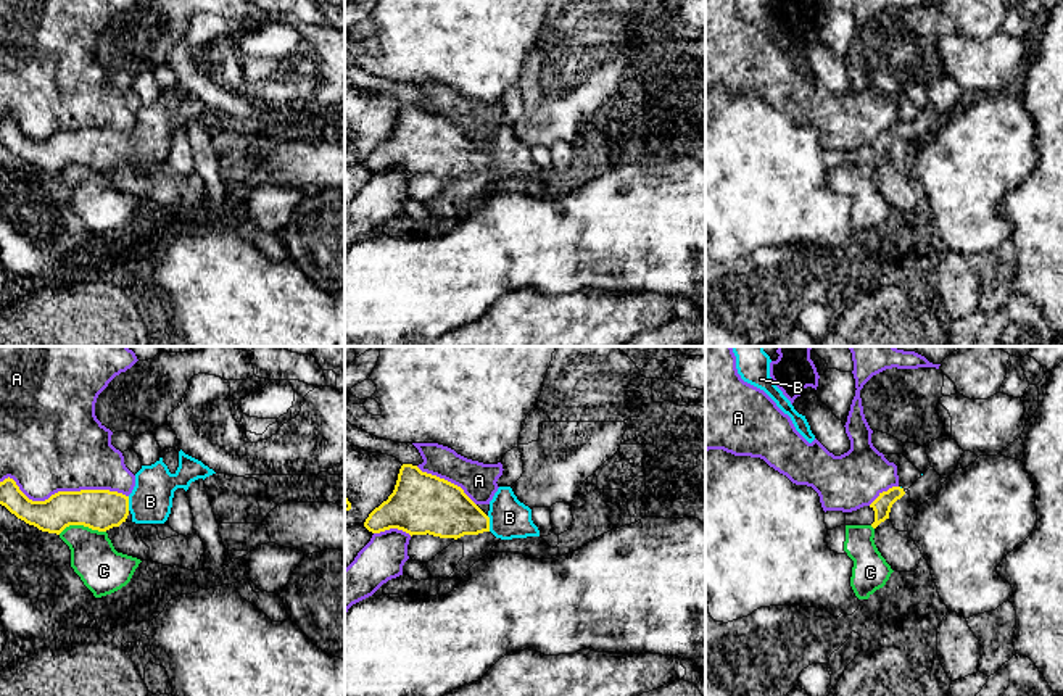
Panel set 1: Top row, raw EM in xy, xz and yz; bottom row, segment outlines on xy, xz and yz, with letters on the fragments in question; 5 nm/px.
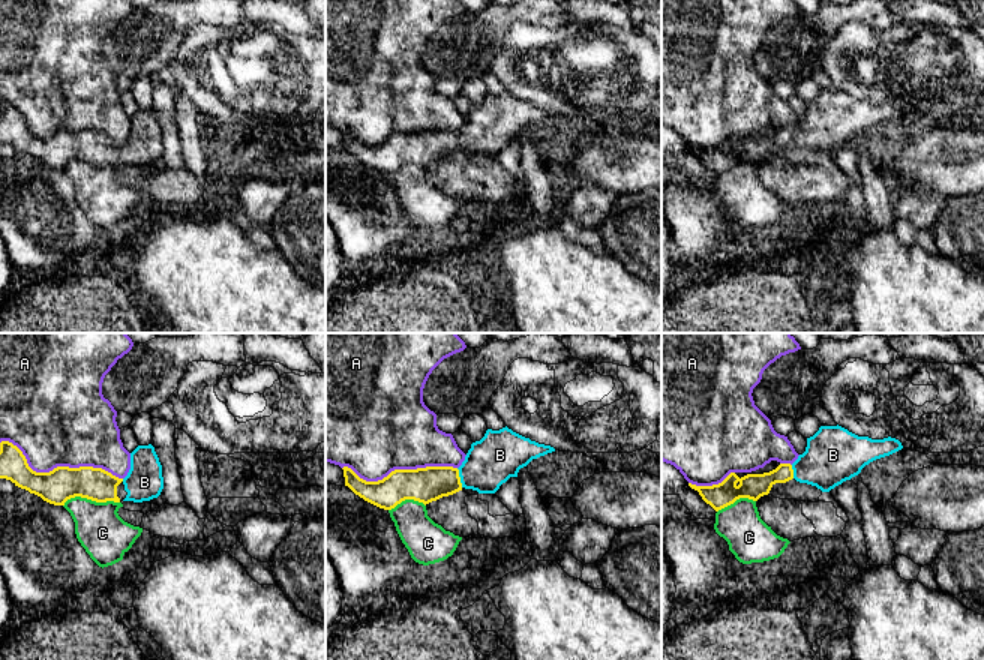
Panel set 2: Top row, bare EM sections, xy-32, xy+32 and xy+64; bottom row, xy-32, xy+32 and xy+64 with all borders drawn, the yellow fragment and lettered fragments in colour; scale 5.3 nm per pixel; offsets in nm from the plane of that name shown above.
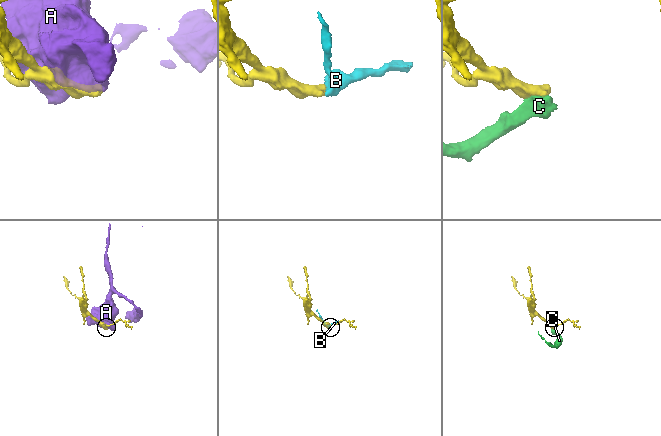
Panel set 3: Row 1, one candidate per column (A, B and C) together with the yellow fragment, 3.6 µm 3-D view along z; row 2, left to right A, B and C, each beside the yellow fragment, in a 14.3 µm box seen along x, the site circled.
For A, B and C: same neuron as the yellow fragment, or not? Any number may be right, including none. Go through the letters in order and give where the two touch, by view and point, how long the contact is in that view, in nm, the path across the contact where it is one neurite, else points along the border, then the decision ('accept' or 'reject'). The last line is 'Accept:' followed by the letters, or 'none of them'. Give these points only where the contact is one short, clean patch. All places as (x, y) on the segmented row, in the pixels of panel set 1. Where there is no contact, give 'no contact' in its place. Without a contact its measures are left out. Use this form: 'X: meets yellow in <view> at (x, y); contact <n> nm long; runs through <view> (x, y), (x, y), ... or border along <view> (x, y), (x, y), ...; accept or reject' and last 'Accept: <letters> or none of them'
A: meets yellow in xy at (63, 492); contact 650 nm long; reject
B: meets yellow in xz at (488, 524); contact 80 nm long; runs through xz (442, 509), (488, 524), (509, 517); accept
C: meets yellow in xy at (81, 524); contact 240 nm long; border along xy (105, 530), (66, 526), (58, 534); reject
Accept: B

